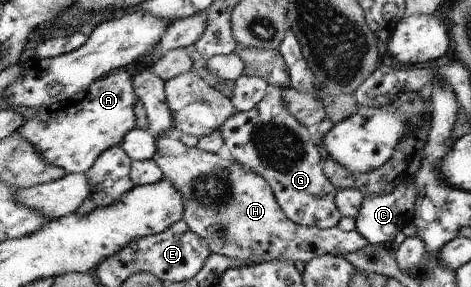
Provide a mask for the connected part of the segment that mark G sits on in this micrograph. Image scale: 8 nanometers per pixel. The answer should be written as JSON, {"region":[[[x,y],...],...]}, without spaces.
{"region":[[[269,84],[264,99],[245,112],[236,111],[218,131],[234,161],[260,174],[274,190],[288,218],[301,226],[334,228],[342,219],[335,201],[338,191],[320,165],[320,151],[313,130],[302,125],[284,103],[286,88]]]}

